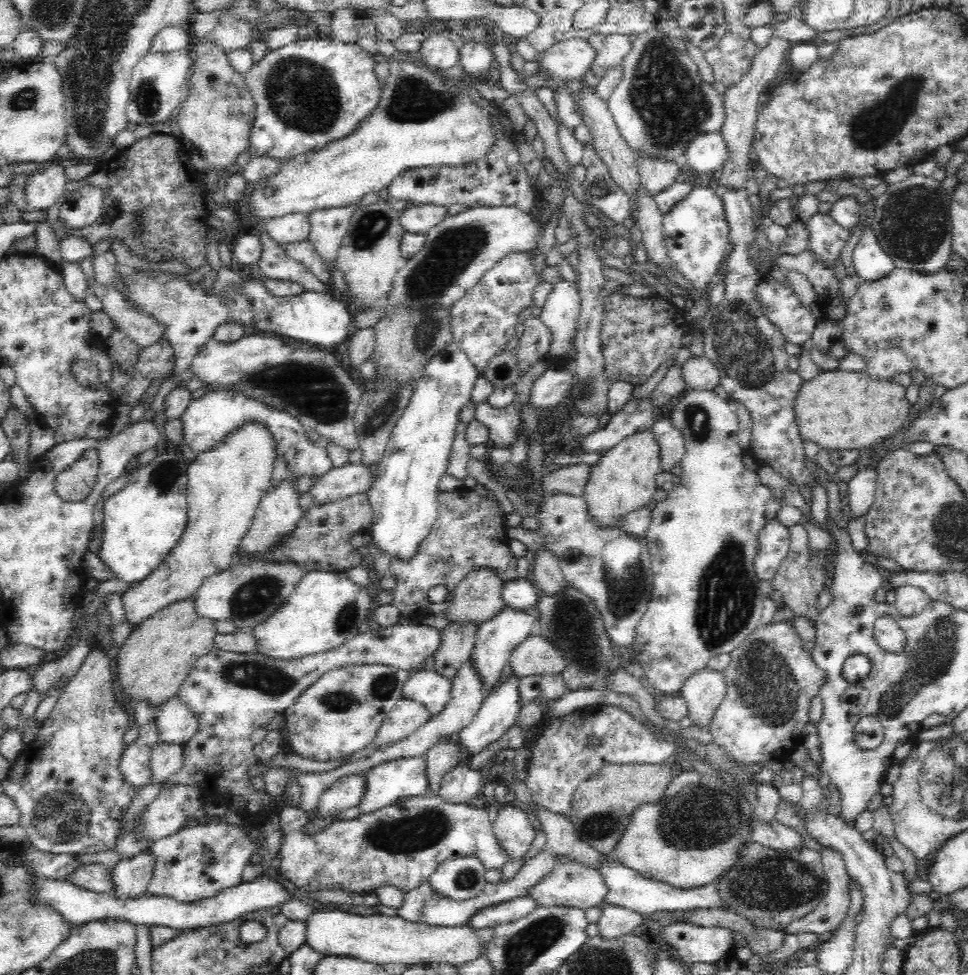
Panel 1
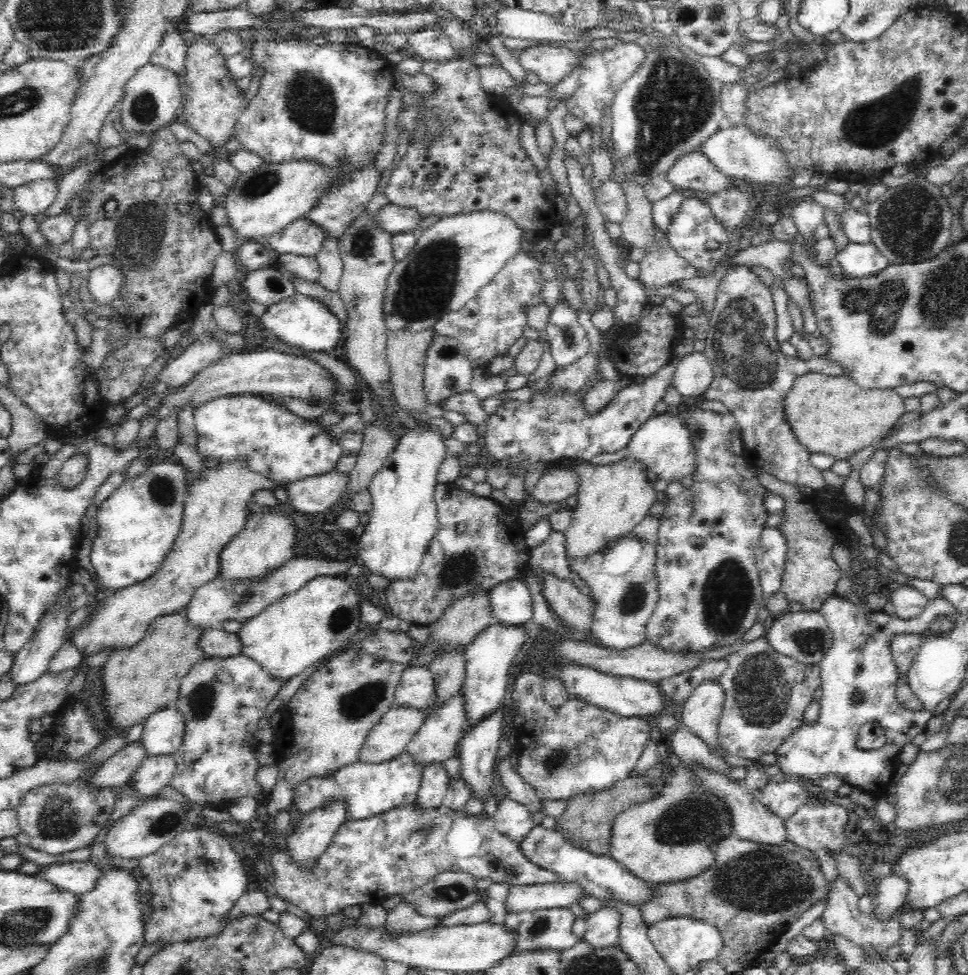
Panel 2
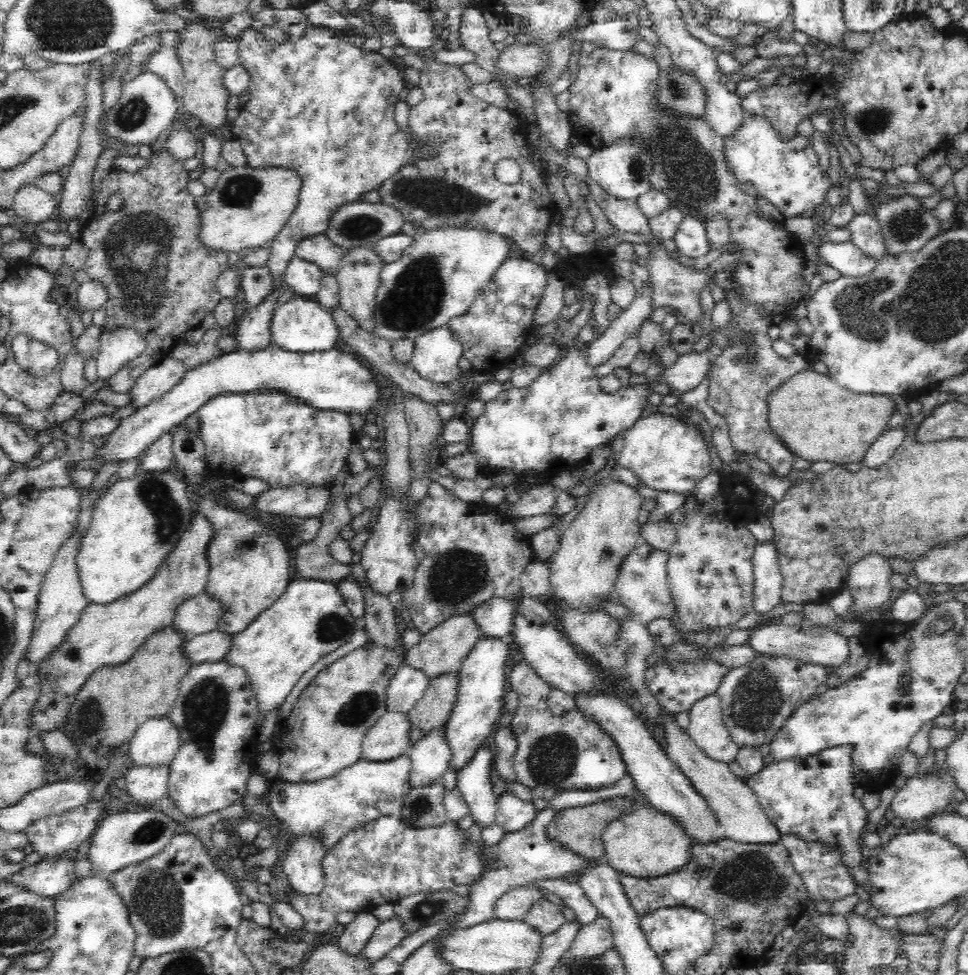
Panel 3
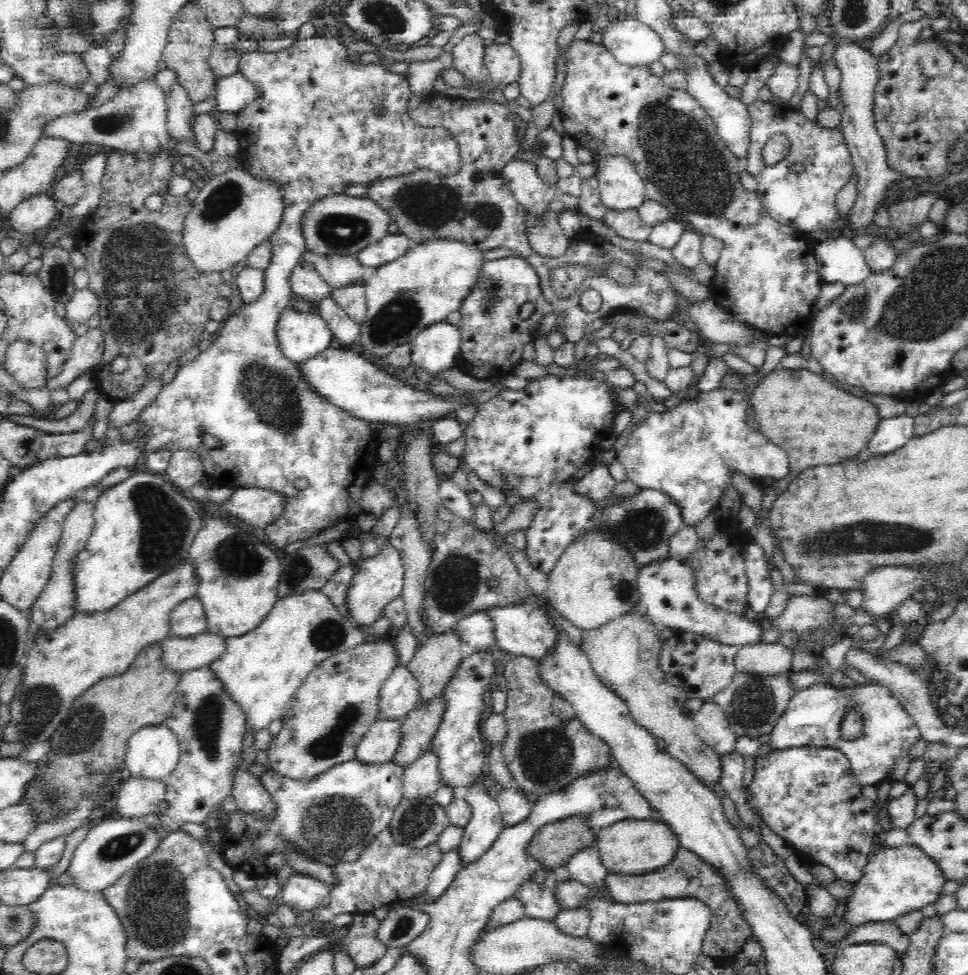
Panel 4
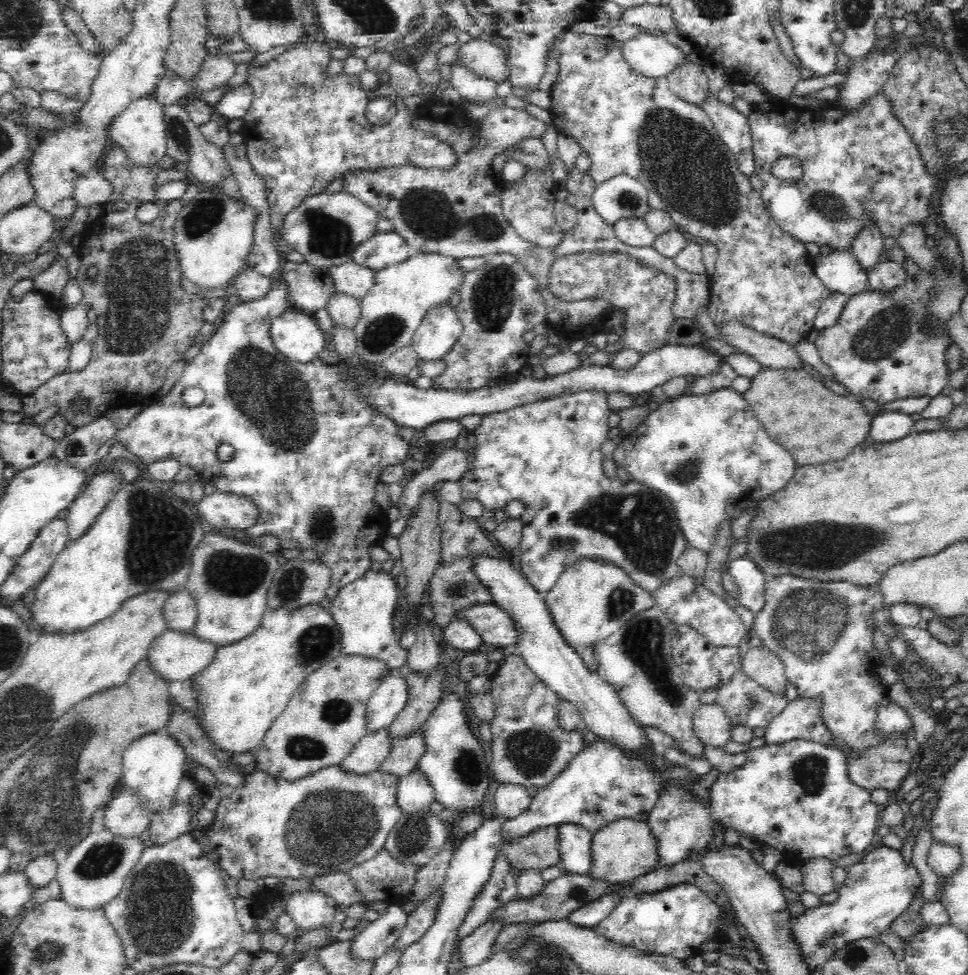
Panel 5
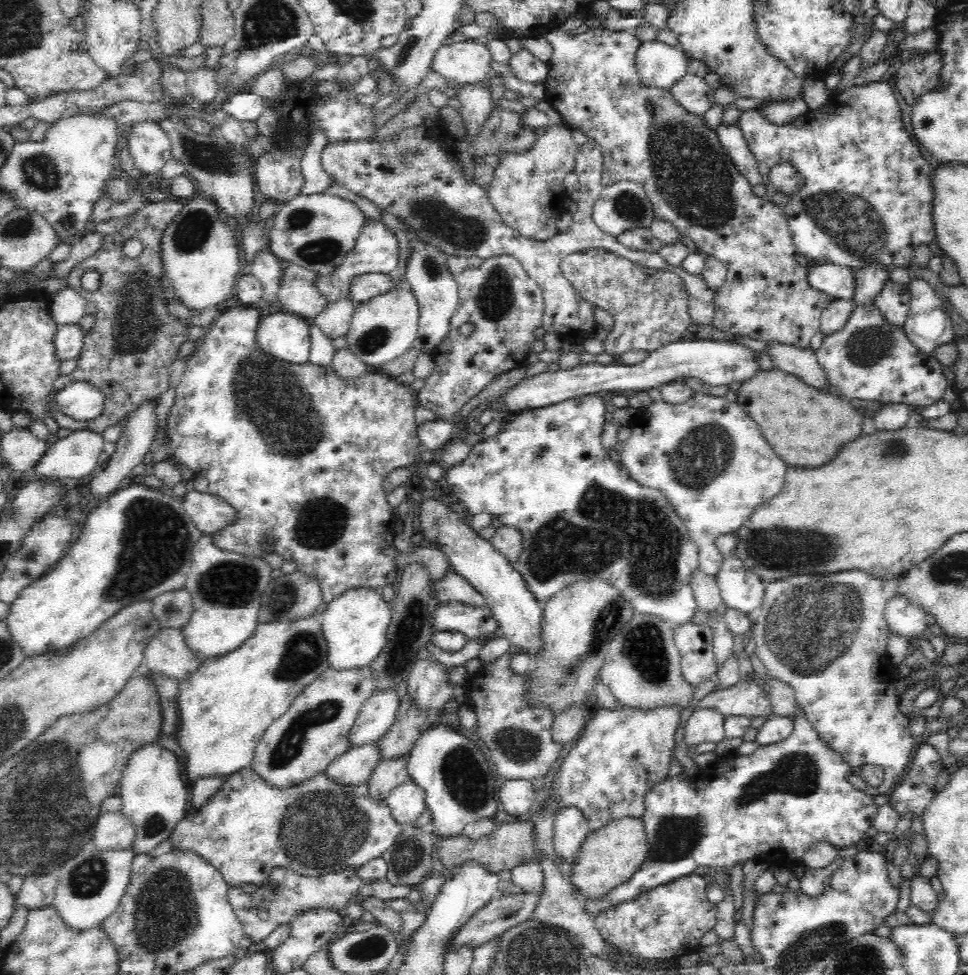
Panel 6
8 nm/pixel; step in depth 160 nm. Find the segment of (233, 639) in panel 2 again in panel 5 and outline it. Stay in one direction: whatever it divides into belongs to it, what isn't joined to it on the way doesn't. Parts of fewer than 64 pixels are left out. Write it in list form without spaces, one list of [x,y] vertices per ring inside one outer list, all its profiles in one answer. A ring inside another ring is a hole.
[[[167,629],[152,642],[147,658],[153,671],[164,679],[183,681],[204,670],[214,660],[218,647],[193,632]]]

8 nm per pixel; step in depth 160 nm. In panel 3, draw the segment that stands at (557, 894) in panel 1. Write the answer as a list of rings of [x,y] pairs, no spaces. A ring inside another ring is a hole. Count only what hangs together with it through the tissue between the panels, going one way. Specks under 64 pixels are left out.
[[[532,886],[512,888],[496,902],[494,919],[520,921],[536,904],[543,901],[546,901],[546,894]]]

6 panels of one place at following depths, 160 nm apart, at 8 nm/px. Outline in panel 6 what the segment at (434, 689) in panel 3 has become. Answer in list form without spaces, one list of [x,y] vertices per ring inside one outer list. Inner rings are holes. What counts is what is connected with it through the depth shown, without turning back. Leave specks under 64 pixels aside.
[[[409,754],[391,759],[382,758],[377,764],[372,776],[369,778],[368,787],[374,799],[386,799],[393,788],[402,784],[409,778],[407,764]]]

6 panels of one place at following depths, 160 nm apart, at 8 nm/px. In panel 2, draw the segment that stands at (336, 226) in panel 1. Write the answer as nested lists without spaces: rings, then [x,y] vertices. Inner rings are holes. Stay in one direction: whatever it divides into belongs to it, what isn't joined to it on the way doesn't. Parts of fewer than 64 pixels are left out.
[[[325,233],[320,243],[318,252],[315,254],[319,264],[318,281],[331,291],[338,291],[339,284],[343,275],[343,262],[338,246],[339,239]]]

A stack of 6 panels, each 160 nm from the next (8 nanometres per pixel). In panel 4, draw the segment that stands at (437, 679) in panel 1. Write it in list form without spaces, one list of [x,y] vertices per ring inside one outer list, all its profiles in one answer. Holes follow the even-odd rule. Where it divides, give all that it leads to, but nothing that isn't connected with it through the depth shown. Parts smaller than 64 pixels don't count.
[[[399,664],[382,684],[377,719],[399,719],[420,701],[420,683],[406,666]]]

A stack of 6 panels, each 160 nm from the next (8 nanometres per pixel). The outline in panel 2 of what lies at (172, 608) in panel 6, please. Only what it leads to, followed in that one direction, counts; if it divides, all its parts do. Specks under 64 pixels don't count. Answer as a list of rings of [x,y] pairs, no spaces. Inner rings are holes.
[[[352,554],[347,561],[338,561],[336,558],[318,560],[293,556],[290,560],[253,579],[246,579],[246,577],[232,579],[232,577],[218,576],[206,581],[206,584],[195,590],[194,596],[184,608],[184,613],[192,625],[205,630],[220,629],[221,624],[225,621],[236,620],[240,623],[246,623],[248,620],[254,619],[254,616],[258,616],[260,612],[266,611],[270,604],[278,602],[284,596],[294,594],[314,577],[338,577],[342,572],[347,572],[352,565],[354,565]]]

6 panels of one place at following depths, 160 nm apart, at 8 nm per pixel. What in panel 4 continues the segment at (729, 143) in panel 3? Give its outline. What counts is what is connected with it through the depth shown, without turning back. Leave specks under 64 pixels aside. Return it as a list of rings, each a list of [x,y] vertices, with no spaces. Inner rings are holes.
[[[760,98],[748,105],[748,112],[751,118],[750,146],[746,150],[745,164],[741,168],[758,182],[756,191],[769,218],[805,234],[810,232],[817,235],[820,230],[827,232],[835,229],[844,234],[847,231],[846,224],[840,214],[837,214],[835,196],[846,181],[850,180],[854,168],[841,127],[821,127],[818,121],[808,122],[803,114],[791,111],[788,105],[778,108]],[[774,133],[786,133],[791,148],[784,160],[768,166],[763,164],[762,152],[767,140]],[[796,164],[802,164],[804,170],[794,172],[792,168]]]

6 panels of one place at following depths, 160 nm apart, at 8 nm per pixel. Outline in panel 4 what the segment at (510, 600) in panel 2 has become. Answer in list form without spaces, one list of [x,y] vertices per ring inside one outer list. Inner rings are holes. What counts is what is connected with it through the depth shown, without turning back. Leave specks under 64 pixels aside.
[[[488,611],[470,613],[462,618],[456,632],[460,635],[466,650],[480,650],[495,647],[496,626]]]

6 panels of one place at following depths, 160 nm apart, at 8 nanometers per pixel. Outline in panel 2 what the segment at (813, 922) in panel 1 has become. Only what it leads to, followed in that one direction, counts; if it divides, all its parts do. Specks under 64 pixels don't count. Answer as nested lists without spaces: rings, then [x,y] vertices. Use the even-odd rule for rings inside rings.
[[[836,876],[828,885],[826,908],[824,908],[822,916],[818,918],[819,922],[825,928],[825,932],[843,936],[862,949],[876,947],[876,949],[882,949],[882,952],[887,952],[889,948],[898,944],[902,938],[902,928],[898,917],[895,916],[893,920],[888,919],[888,922],[878,922],[876,918],[870,918],[870,916],[860,912],[858,907],[859,898],[846,880]]]

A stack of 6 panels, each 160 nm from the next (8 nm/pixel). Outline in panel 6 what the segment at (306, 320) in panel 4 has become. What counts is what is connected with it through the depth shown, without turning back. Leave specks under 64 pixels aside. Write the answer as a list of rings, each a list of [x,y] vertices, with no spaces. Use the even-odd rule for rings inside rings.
[[[282,310],[261,318],[256,338],[258,345],[275,358],[305,364],[312,345],[310,328],[300,315]]]

